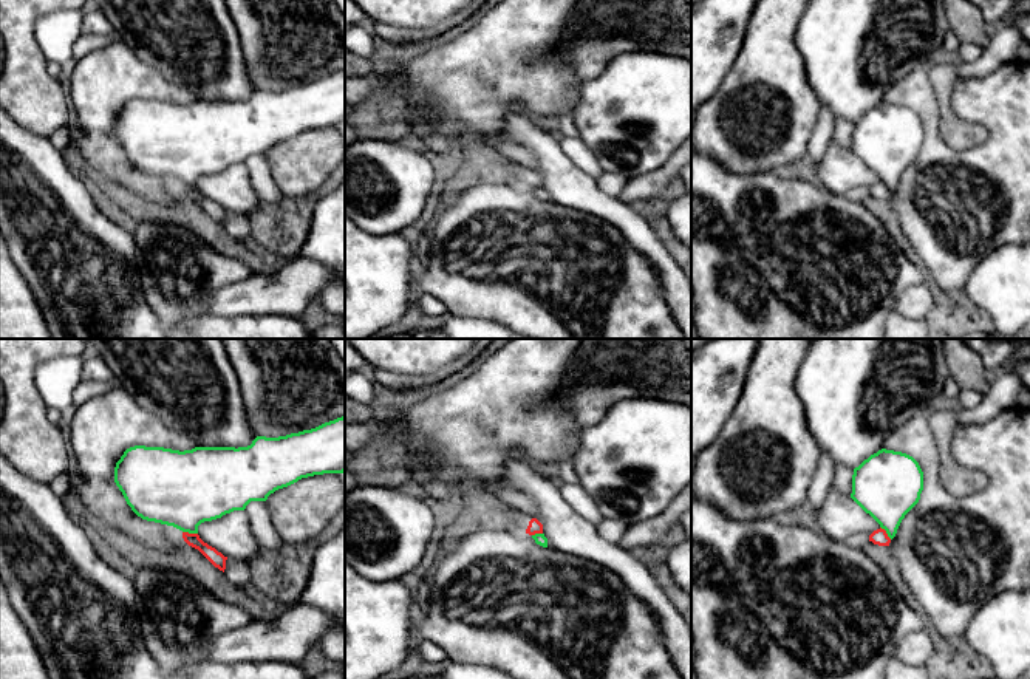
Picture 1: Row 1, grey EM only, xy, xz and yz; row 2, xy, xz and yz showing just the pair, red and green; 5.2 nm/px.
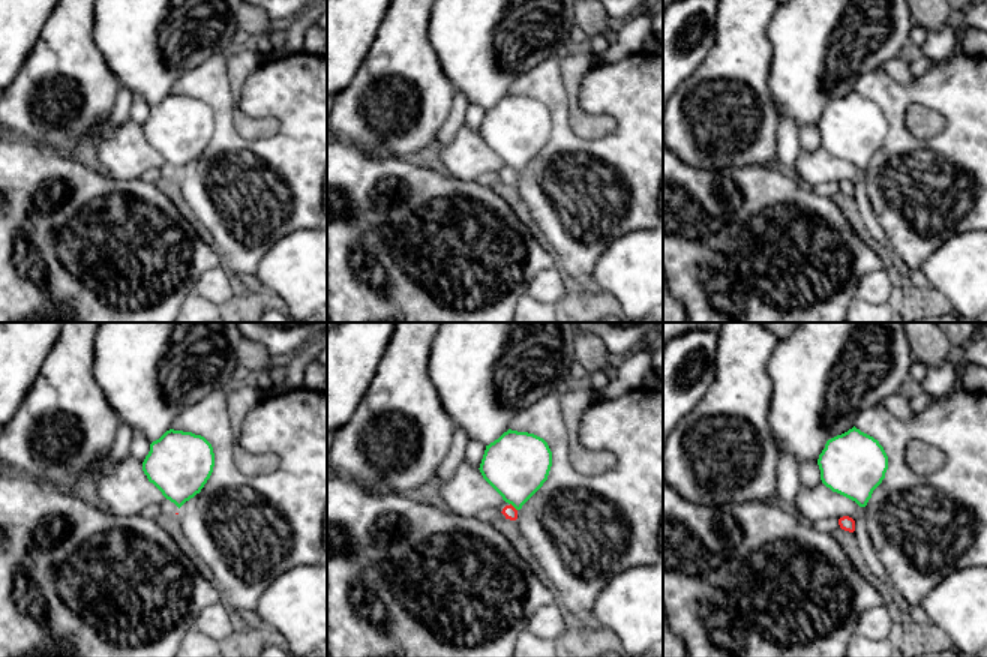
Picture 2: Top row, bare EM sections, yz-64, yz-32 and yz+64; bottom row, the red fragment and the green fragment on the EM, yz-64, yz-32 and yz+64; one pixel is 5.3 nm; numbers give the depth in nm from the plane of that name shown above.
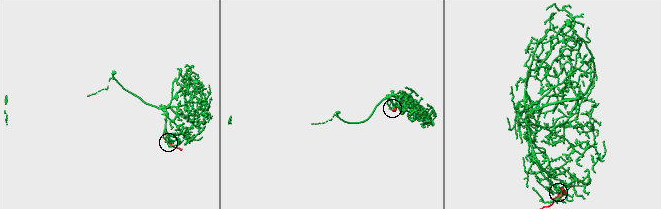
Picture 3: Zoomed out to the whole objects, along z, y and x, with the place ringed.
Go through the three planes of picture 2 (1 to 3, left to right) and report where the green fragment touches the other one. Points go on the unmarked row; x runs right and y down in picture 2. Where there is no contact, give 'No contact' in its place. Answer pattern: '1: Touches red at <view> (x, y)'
1: No contact
2: Touches red at yz-32 (513, 171)
3: No contact

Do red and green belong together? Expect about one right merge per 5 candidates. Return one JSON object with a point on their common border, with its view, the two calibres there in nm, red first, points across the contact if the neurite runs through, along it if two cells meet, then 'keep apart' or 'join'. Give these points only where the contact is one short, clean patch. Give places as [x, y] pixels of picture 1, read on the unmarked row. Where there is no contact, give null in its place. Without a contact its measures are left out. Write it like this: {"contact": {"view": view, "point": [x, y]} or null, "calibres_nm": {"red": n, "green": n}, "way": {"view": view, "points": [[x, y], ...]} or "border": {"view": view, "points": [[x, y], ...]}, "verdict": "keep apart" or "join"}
{"contact": {"view": "xy", "point": [190, 187]}, "calibres_nm": {"red": 80, "green": 400}, "border": {"view": "xy", "points": [[183, 184], [197, 187]]}, "verdict": "keep apart"}

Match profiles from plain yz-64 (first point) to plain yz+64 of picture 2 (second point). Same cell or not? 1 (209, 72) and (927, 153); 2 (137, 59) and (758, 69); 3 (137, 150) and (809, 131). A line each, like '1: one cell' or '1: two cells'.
1: one cell
2: two cells
3: two cells

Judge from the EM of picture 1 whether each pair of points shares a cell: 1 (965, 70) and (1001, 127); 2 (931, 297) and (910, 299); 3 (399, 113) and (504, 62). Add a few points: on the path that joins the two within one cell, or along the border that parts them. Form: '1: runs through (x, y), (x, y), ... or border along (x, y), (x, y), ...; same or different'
1: border along (1004, 62), (985, 75), (959, 79); different
2: runs through (927, 299), (914, 299); same
3: runs through (426, 96), (453, 96), (478, 78); same

